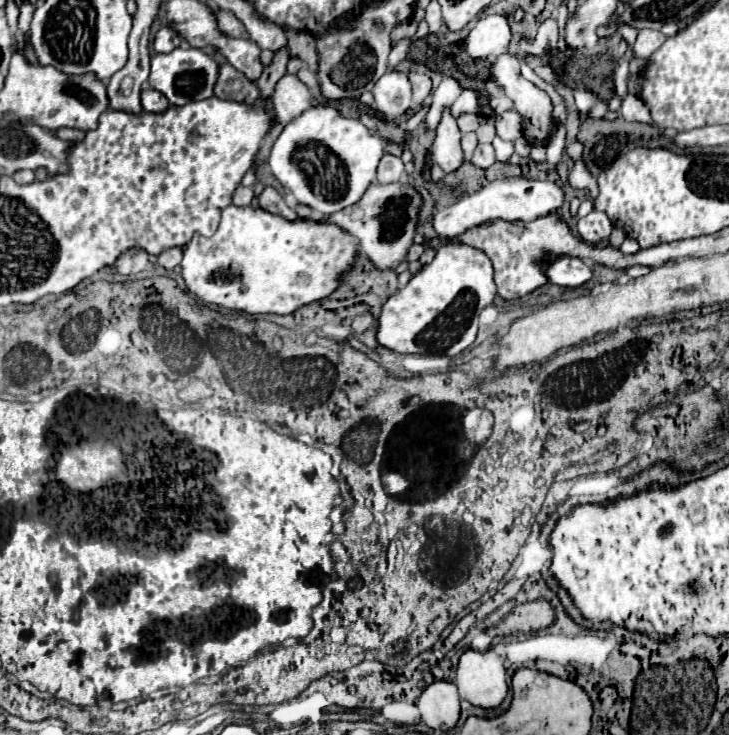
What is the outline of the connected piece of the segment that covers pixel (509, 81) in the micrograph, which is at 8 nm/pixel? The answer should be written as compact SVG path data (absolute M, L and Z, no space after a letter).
M501 55L497 57L493 63L491 63L491 81L497 83L505 95L515 103L515 109L517 113L523 117L523 129L525 129L525 137L533 143L533 145L541 145L541 143L547 143L555 125L553 125L553 119L551 119L551 99L545 91L537 89L531 81L527 81L521 73L519 73L519 59L513 57L513 55Z

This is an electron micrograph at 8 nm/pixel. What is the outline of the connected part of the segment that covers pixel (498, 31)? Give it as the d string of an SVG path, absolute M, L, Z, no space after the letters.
M487 15L479 19L473 31L467 35L467 53L471 59L487 59L507 53L513 33L503 15Z

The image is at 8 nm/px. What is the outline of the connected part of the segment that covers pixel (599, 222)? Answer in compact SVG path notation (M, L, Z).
M591 211L589 215L577 219L577 231L583 241L587 243L597 243L601 239L609 239L613 229L613 223L609 221L607 213L603 211Z

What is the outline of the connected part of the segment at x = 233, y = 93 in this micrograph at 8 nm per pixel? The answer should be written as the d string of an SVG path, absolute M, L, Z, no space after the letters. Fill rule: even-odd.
M213 49L213 57L219 63L219 79L215 83L213 95L225 101L239 101L239 103L257 103L259 89L253 81L249 81L243 73L239 73L235 67L231 67L227 61L223 61L217 51Z

